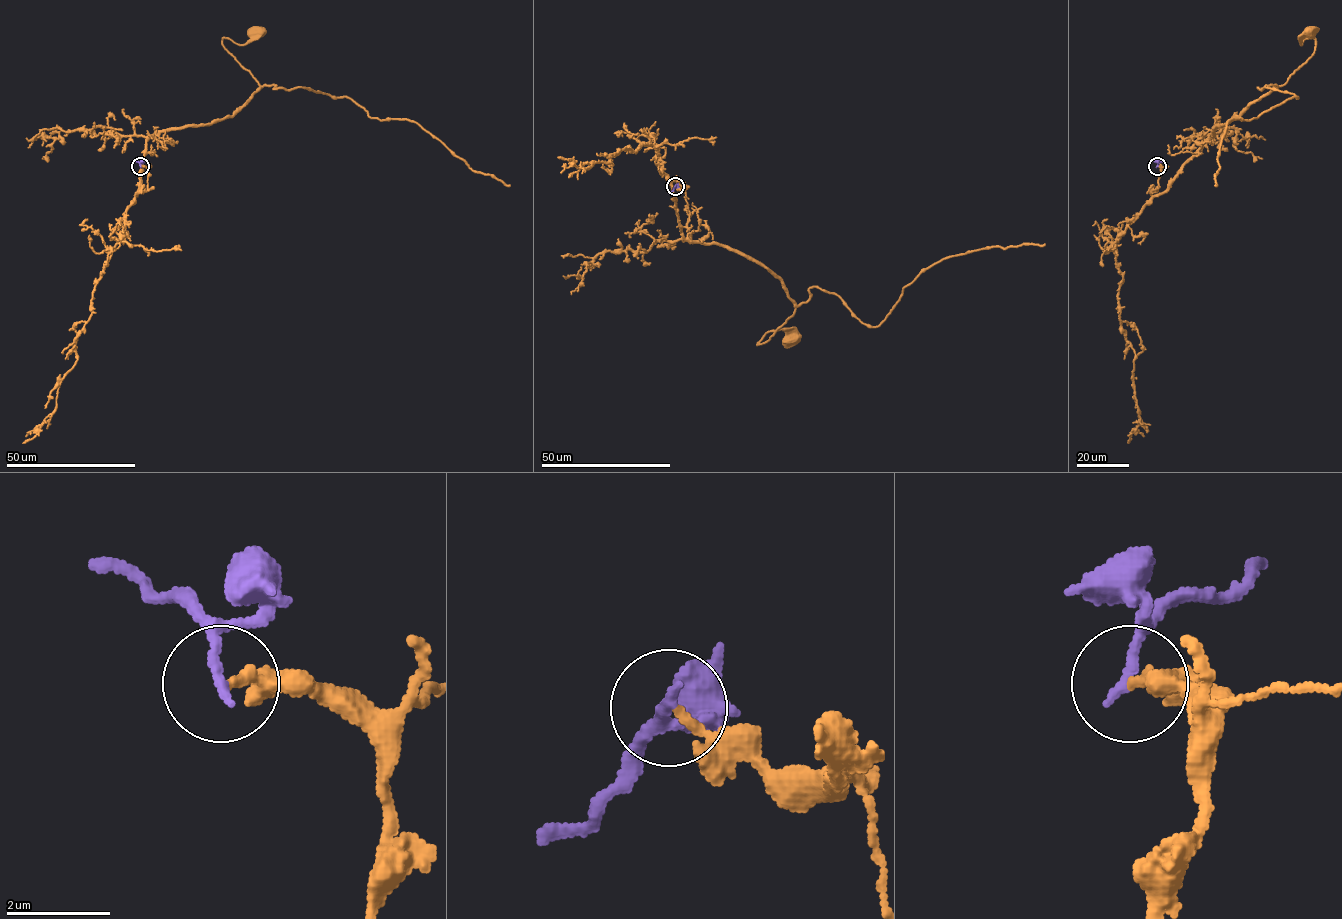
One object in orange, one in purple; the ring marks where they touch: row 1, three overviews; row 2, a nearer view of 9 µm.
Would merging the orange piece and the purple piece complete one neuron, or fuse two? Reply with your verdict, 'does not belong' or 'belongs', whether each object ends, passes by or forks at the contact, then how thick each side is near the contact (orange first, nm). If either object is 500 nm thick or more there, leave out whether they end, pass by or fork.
does not belong; orange ends there; purple ends there; 200 nm thick on the orange side, 240 nm on the other

